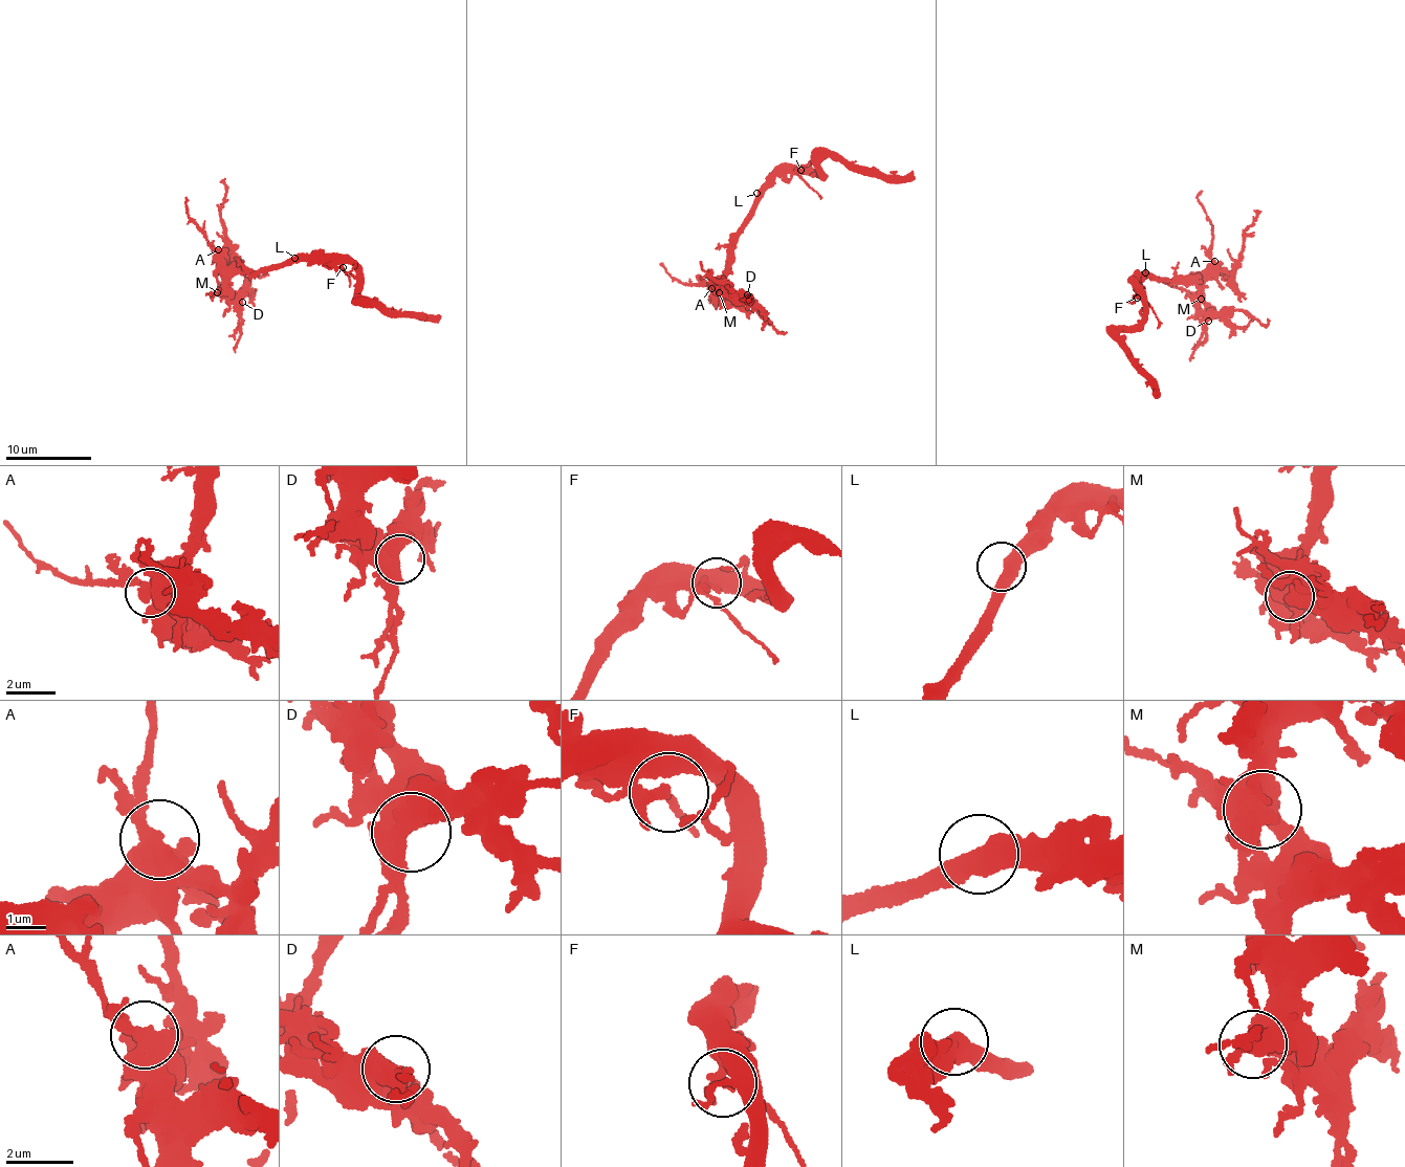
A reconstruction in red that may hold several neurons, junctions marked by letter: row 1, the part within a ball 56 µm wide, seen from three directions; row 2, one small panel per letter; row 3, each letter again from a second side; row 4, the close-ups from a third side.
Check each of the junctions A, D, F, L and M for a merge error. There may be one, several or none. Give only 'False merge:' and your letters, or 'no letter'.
False merge: no letter

